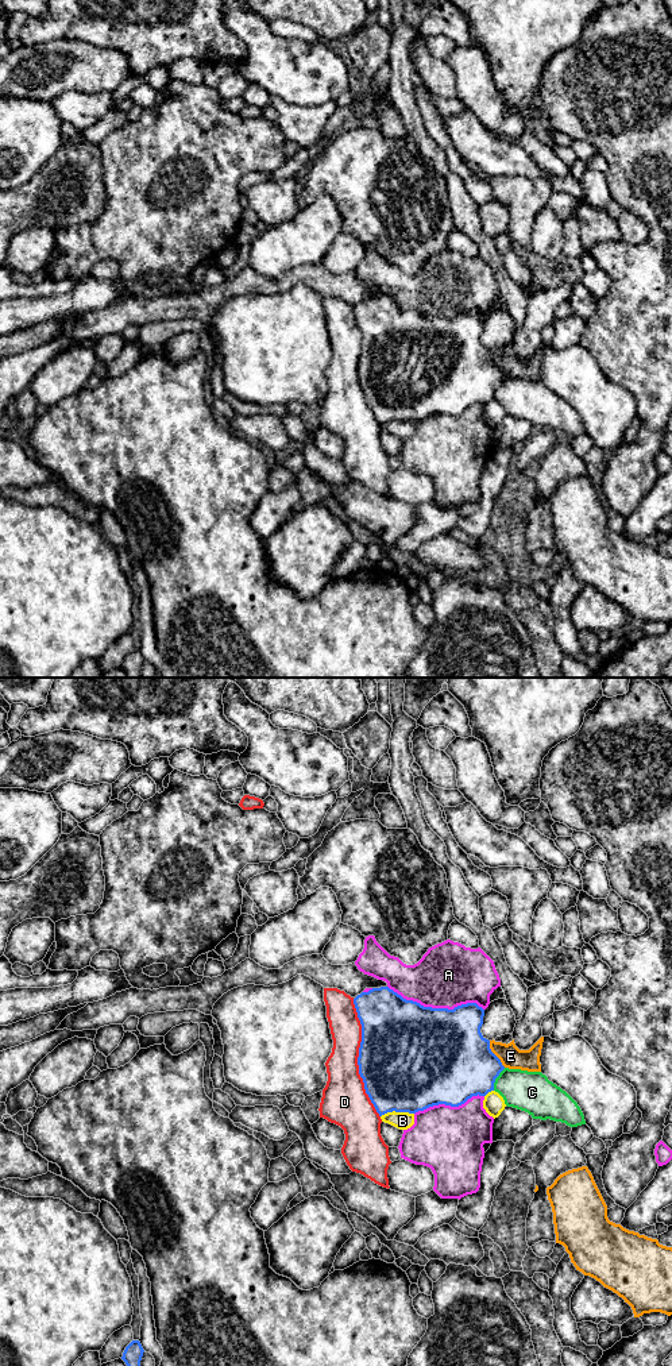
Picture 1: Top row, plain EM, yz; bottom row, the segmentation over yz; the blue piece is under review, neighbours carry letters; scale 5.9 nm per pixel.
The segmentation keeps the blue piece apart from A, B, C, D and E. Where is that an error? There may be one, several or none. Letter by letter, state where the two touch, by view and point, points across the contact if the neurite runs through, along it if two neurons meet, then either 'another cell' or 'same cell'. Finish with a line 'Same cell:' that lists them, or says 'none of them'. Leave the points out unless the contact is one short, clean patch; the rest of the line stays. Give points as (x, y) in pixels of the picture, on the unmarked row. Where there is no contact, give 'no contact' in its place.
A: yz (436, 317) | another cell
B: yz (397, 420) | another cell
C: yz (495, 386) | another cell
D: yz (358, 367) | another cell
E: yz (494, 363) | another cell
Same cell: none of them

